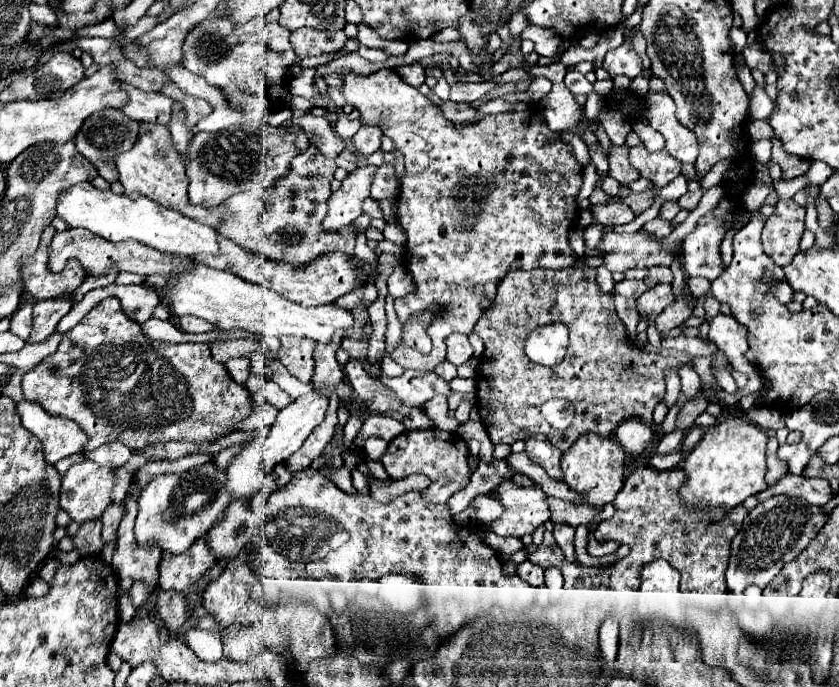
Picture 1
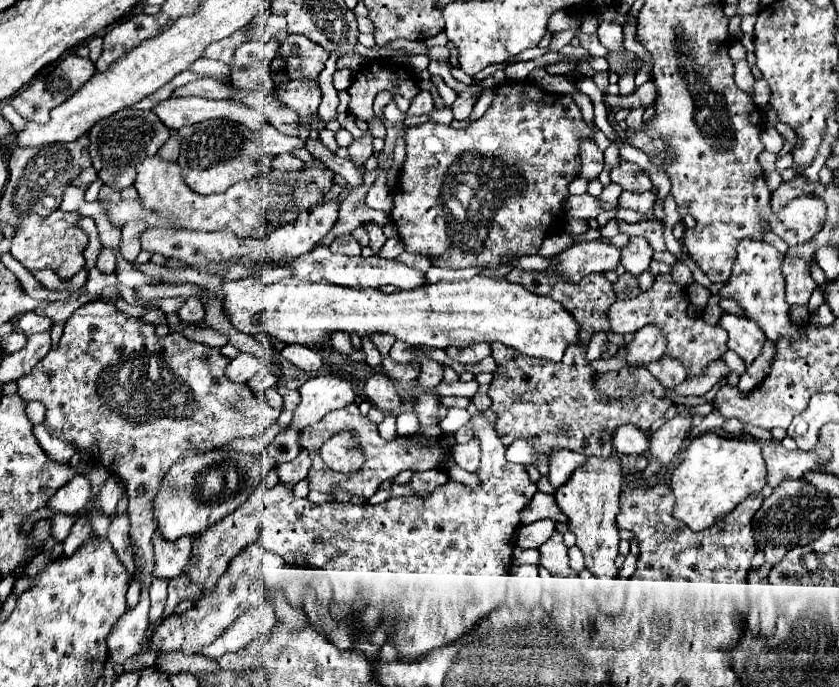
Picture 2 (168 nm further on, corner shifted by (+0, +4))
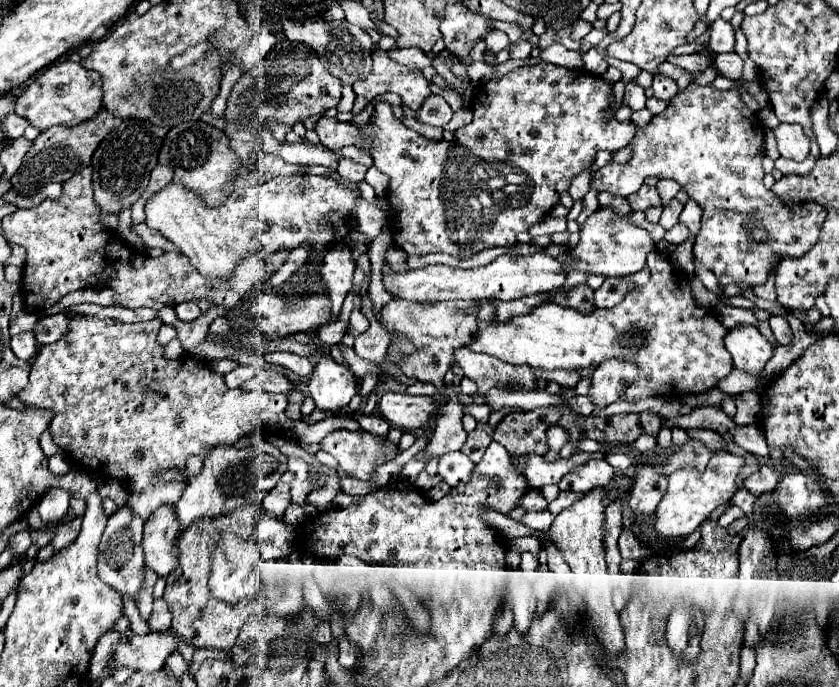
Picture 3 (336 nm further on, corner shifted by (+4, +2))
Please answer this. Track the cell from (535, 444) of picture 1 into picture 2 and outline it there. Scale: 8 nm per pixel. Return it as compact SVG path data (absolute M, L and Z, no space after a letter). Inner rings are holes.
M560 449L560 451L550 453L548 461L550 461L548 479L550 479L552 487L560 487L564 481L568 481L568 477L572 475L572 469L580 467L586 461L586 457L580 453L568 451L568 449Z

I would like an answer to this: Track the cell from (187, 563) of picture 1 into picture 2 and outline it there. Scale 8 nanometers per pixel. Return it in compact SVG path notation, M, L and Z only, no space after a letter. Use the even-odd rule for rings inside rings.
M156 531L152 537L154 545L154 577L158 579L174 579L184 571L184 565L192 557L192 545L194 537L180 537L180 541L164 541L160 533Z

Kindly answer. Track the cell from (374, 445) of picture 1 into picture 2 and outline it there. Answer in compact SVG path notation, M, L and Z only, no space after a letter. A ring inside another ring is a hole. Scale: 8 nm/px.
M386 415L386 419L378 425L378 433L382 439L396 439L396 419L394 415Z

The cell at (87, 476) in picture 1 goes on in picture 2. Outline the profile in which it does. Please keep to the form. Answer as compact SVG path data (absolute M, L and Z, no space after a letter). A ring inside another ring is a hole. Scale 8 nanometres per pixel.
M78 473L78 475L74 475L72 481L68 481L64 487L60 487L56 491L56 495L48 503L48 507L58 513L76 515L90 503L90 499L92 499L92 483L90 483L88 475Z

